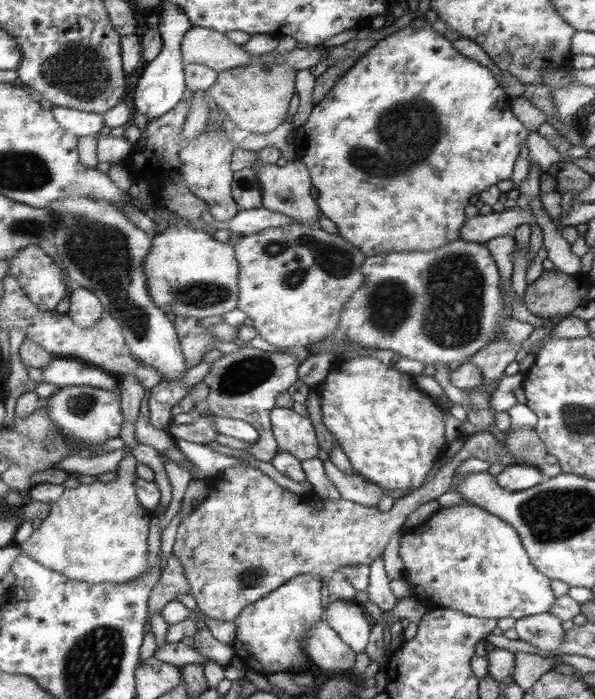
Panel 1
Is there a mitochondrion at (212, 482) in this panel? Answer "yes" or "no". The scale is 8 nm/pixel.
no

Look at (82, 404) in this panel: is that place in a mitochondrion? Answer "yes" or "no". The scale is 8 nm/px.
yes

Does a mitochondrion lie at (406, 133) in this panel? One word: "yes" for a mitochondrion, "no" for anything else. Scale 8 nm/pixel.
yes

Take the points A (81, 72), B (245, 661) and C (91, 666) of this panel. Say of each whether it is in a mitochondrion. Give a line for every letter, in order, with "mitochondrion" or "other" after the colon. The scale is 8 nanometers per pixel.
A: mitochondrion
B: other
C: mitochondrion

